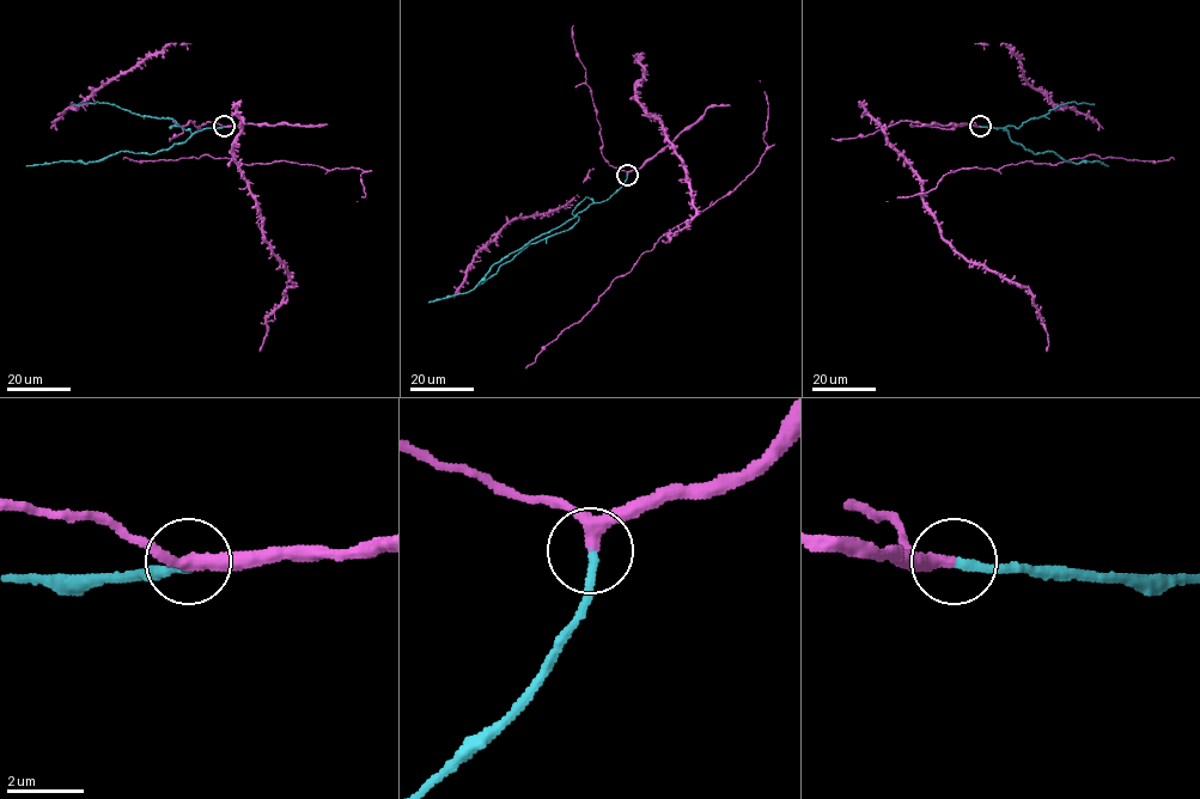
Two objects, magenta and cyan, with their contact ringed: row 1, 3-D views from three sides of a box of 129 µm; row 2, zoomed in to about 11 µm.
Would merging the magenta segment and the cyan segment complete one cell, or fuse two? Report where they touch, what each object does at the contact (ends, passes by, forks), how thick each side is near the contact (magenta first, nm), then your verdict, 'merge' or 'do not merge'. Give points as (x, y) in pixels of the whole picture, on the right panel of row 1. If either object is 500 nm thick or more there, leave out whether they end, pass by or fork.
at (980, 126); magenta passes by; cyan ends there; 280 nm thick on the magenta side, 240 nm on the other; merge

